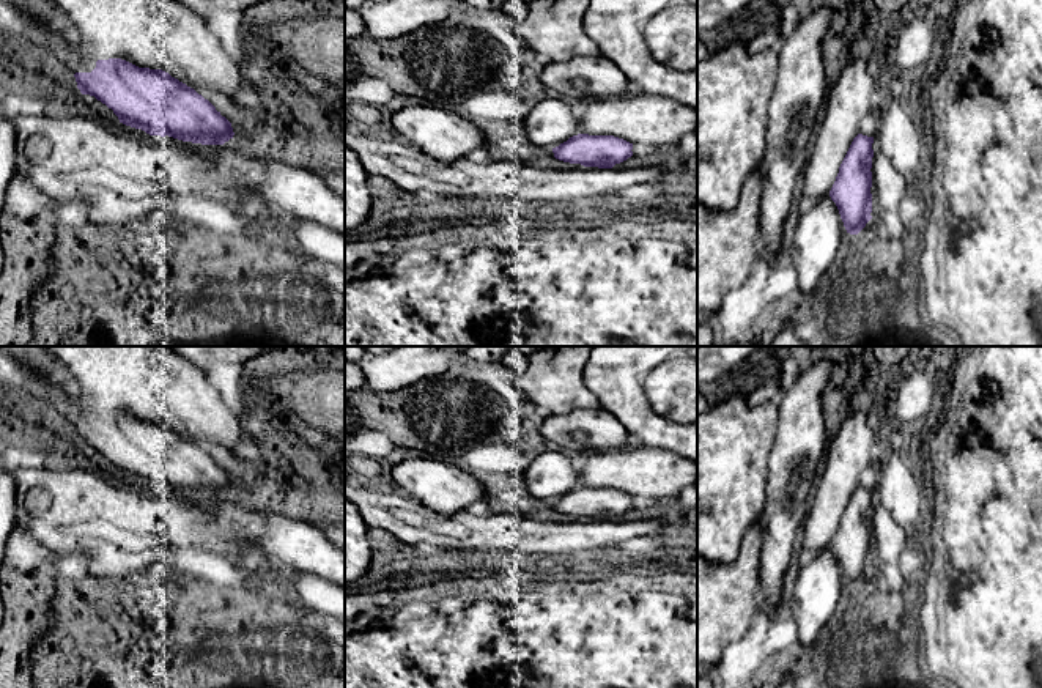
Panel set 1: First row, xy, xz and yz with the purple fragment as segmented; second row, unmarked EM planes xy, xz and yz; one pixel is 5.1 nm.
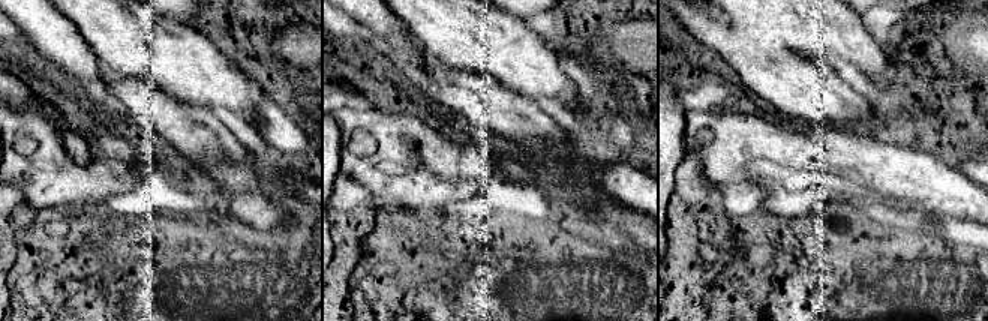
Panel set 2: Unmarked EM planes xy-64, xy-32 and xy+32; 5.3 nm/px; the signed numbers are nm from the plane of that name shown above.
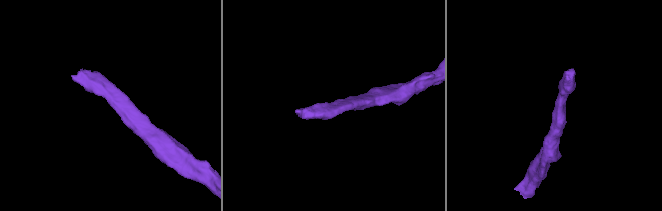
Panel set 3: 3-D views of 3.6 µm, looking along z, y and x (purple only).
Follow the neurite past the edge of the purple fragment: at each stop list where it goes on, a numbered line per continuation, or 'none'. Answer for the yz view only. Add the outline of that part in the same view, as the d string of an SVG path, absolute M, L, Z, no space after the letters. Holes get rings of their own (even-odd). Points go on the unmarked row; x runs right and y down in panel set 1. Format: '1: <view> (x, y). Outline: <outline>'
1: yz (852, 449). Outline: M861 411L850 414L825 450L826 466L817 477L812 504L803 521L803 559L830 548L861 472L885 444L885 433L870 428L867 416Z

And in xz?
1: xz (638, 469). Outline: M642 444L592 453L578 464L581 486L614 488L630 496L677 498L697 483L697 463Z

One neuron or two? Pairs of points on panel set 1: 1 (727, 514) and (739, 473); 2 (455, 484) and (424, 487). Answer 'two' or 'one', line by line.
1: one
2: one

